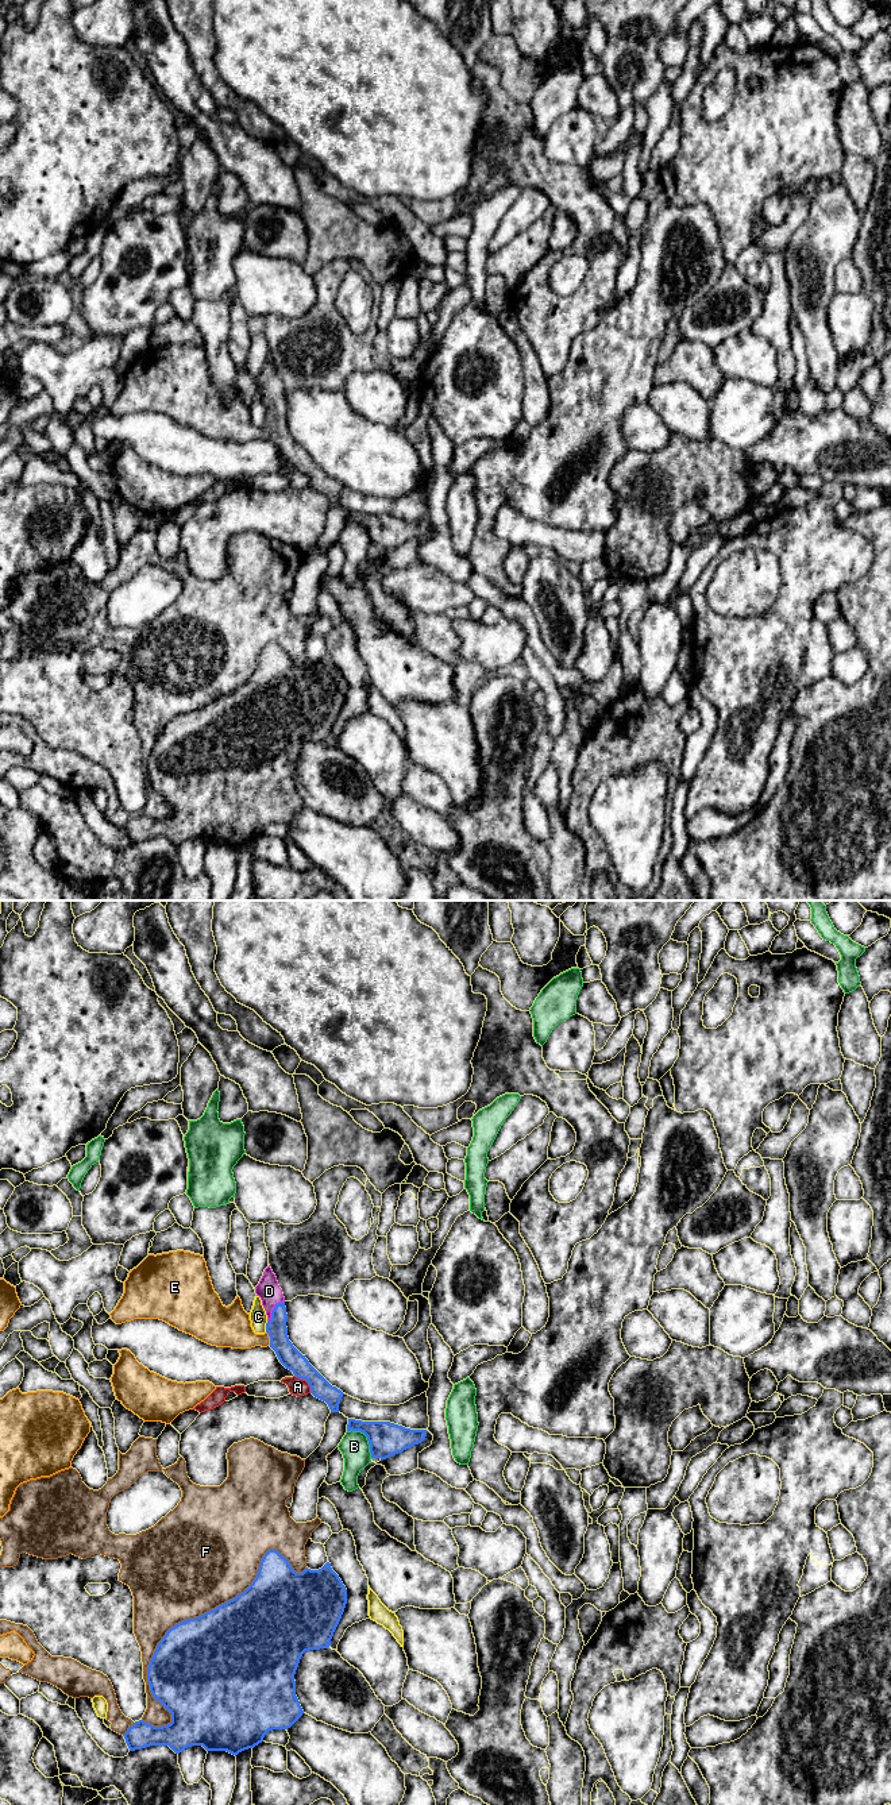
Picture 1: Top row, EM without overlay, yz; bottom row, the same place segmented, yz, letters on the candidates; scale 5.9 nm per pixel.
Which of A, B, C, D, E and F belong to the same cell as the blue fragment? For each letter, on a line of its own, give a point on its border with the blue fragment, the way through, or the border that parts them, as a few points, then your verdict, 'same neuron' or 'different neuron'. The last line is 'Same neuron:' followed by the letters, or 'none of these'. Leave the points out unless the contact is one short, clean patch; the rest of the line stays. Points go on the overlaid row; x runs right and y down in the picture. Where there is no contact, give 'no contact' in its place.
A: yz (305, 1380) | along yz (294, 1375), (308, 1384), (311, 1392) | different neuron
B: yz (367, 1438) | different neuron
C: yz (266, 1327) | different neuron
D: yz (273, 1310) | across yz (276, 1327), (273, 1310), (273, 1299), (269, 1291) | same neuron
E: yz (270, 1338) | along yz (266, 1331), (270, 1345) | different neuron
F: yz (188, 1619) | different neuron
Same neuron: D

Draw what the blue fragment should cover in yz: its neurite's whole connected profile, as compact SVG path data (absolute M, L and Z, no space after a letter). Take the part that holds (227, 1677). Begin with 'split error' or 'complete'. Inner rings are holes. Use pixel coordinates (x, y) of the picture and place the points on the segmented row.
complete; M269 1550L252 1584L235 1598L171 1627L158 1643L147 1667L153 1697L171 1713L171 1723L154 1727L135 1721L123 1735L130 1751L169 1746L176 1754L192 1746L232 1755L254 1748L273 1729L290 1728L304 1713L296 1696L294 1674L305 1651L327 1648L347 1604L347 1589L327 1562L319 1570L296 1573L277 1550Z

